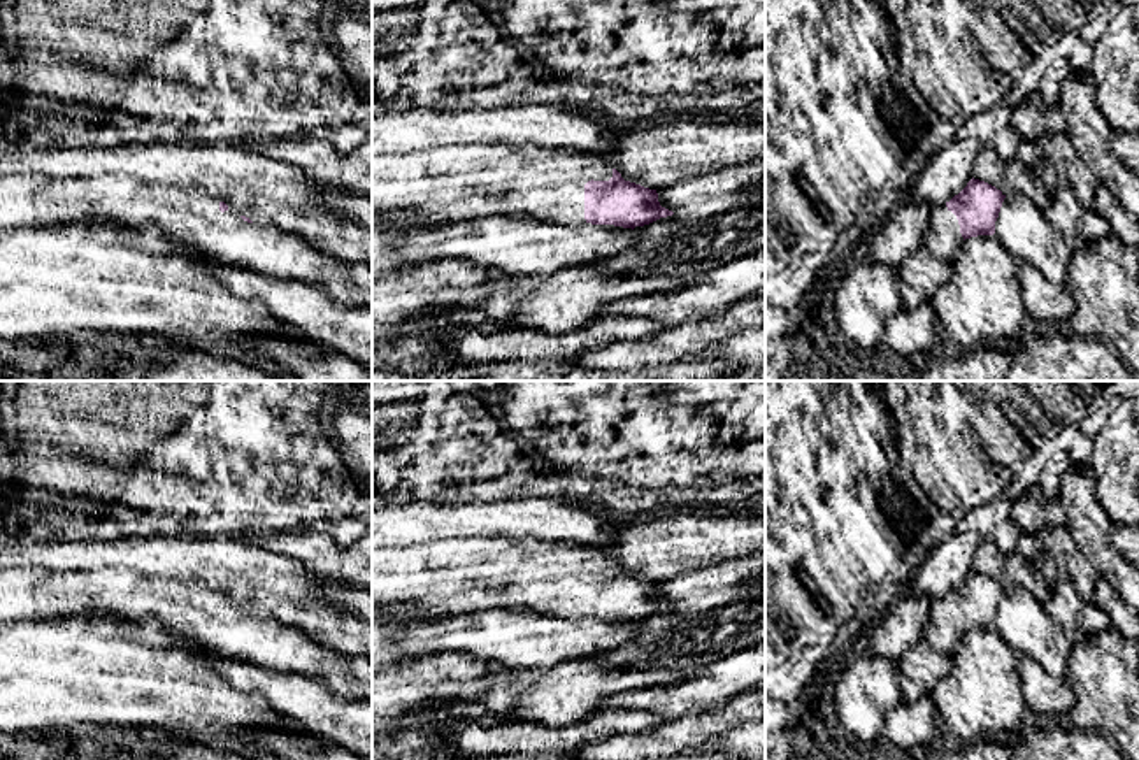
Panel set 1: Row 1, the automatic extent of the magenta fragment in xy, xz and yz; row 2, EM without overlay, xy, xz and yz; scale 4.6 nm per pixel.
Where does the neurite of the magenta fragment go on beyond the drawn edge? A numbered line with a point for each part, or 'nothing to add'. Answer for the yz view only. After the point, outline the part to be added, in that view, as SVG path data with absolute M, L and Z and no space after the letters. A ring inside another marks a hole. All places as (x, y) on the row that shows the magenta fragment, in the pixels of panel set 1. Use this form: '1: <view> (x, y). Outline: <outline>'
1: yz (943, 237). Outline: M946 204L932 207L923 246L944 262L955 258L963 237L956 216Z

